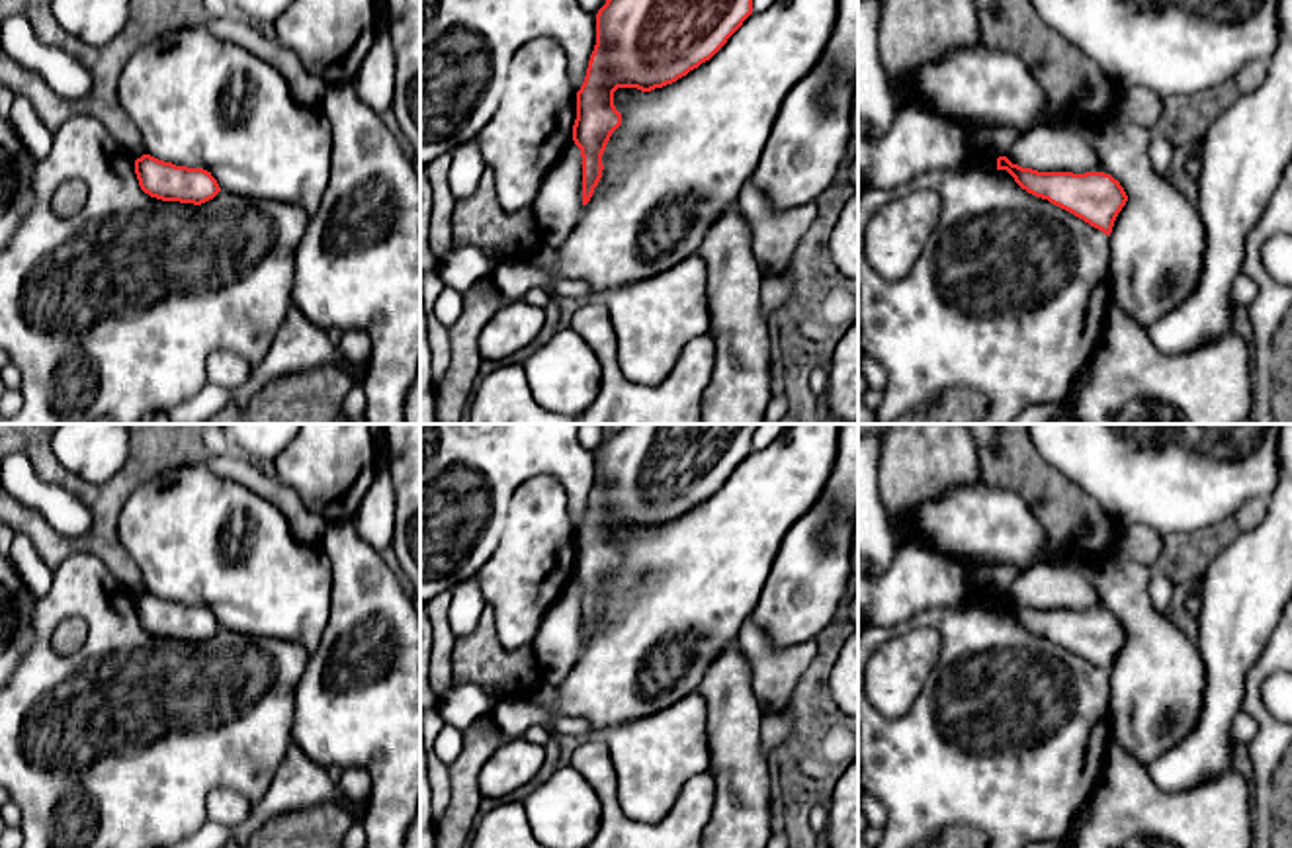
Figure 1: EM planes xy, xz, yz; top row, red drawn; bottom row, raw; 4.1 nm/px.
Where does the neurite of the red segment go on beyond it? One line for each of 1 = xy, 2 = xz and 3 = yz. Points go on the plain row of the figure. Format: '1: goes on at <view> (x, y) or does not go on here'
1: does not go on here
2: does not go on here
3: does not go on here

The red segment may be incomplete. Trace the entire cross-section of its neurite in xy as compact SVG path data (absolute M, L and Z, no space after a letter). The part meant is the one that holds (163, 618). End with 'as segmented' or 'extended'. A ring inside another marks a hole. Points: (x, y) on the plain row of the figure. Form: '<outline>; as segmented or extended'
M151 592L135 598L135 612L141 627L162 639L201 643L221 629L211 610L176 604Z; as segmented

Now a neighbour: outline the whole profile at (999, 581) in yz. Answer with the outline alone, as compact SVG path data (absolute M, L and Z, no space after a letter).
M1011 567L981 569L971 572L971 580L977 590L1007 594L1018 574L1020 571Z

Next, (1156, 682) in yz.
M981 479L948 488L940 498L921 502L889 518L897 547L919 545L944 559L958 561L966 571L1011 567L1075 567L1098 594L1104 612L1124 625L1128 639L1110 670L1110 713L1118 717L1112 739L1147 764L1179 744L1198 721L1206 670L1194 641L1151 606L1151 567L1118 557L1102 557L1089 565L1065 563L1055 557L1034 512L1012 488L987 487Z

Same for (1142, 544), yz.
M1118 522L1116 557L1136 561L1145 567L1155 567L1163 551L1163 537L1143 524Z

